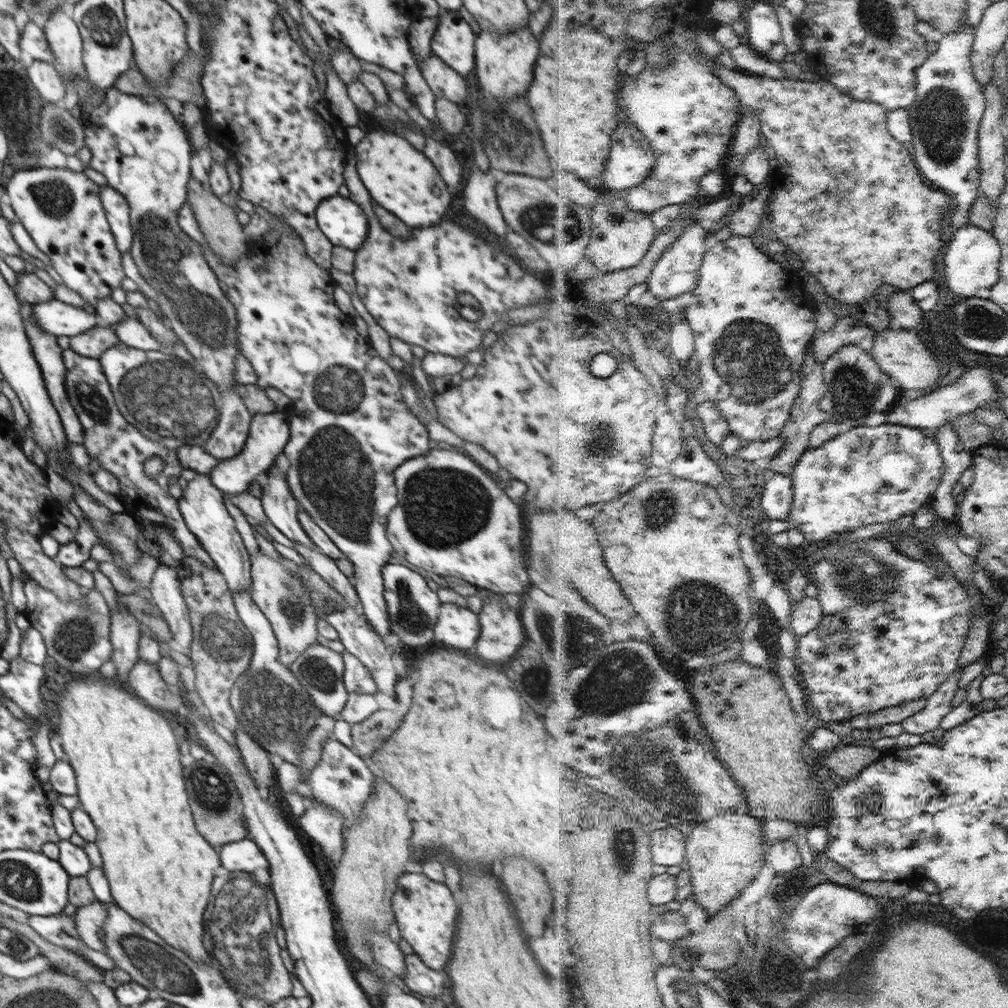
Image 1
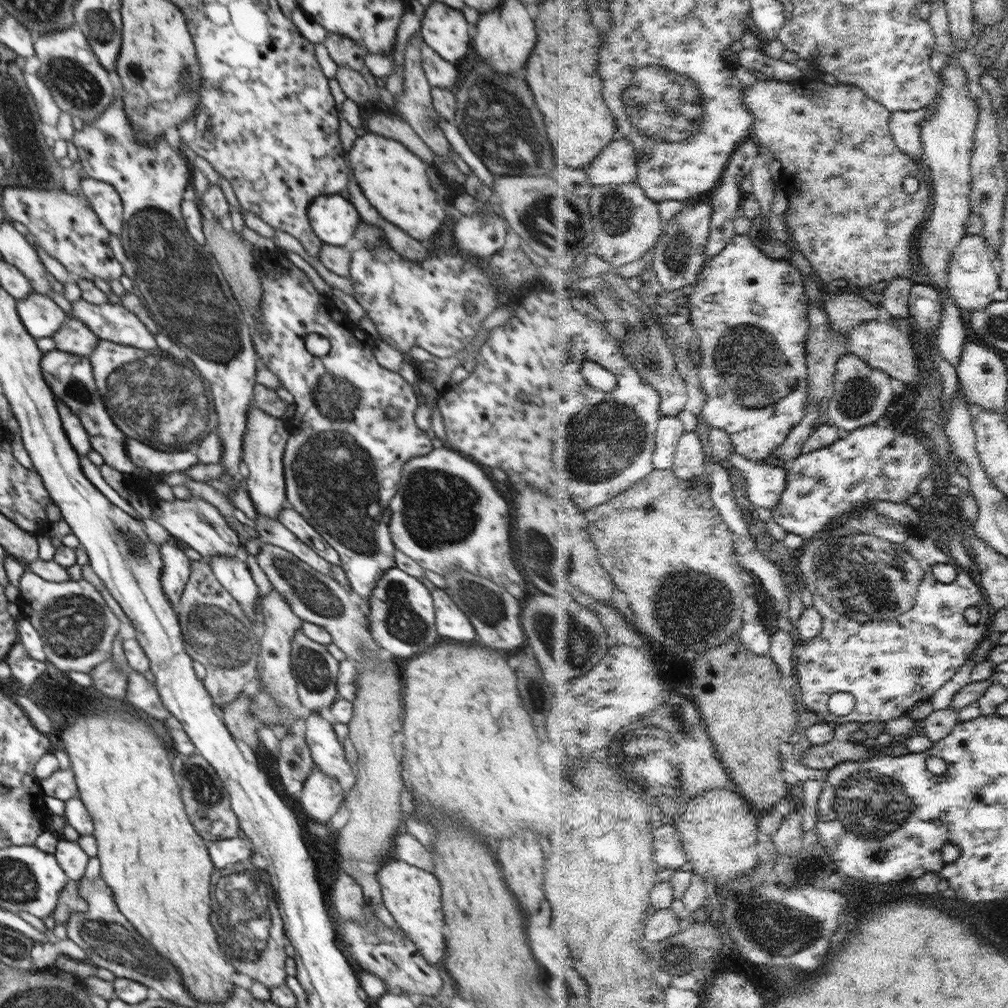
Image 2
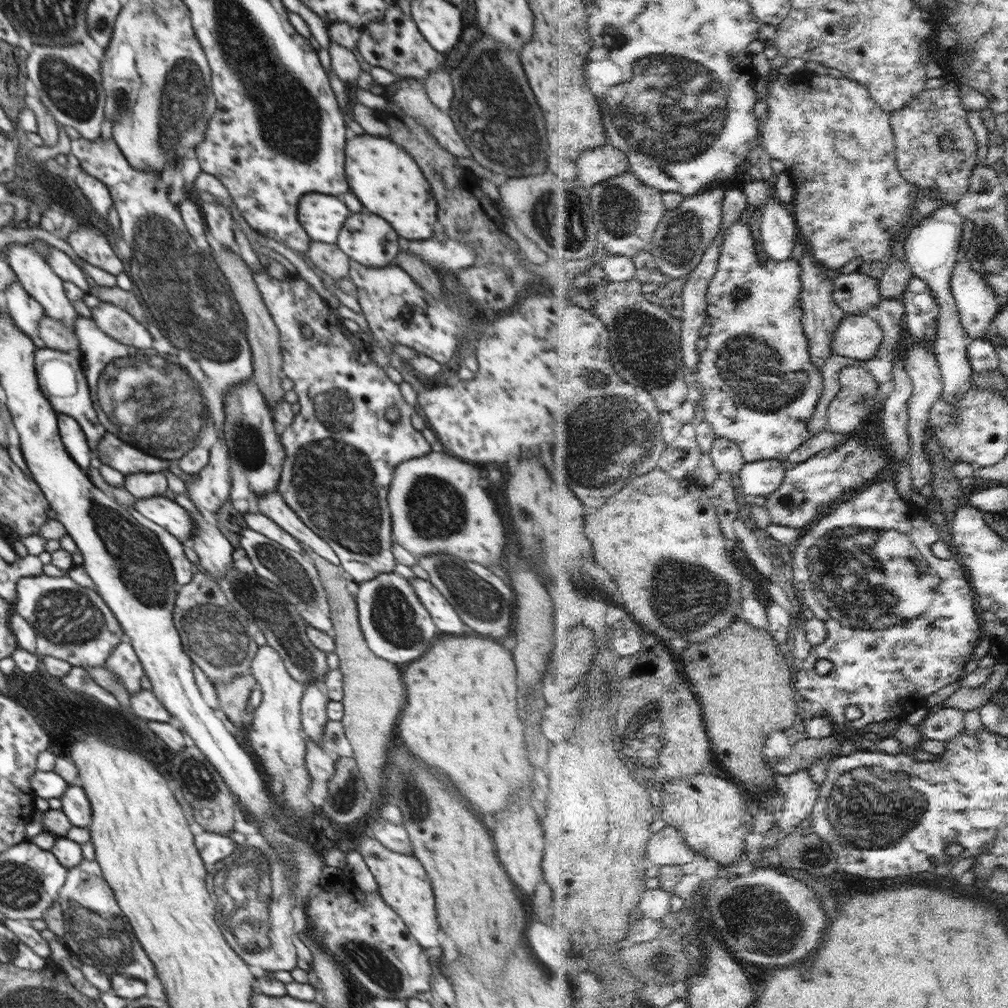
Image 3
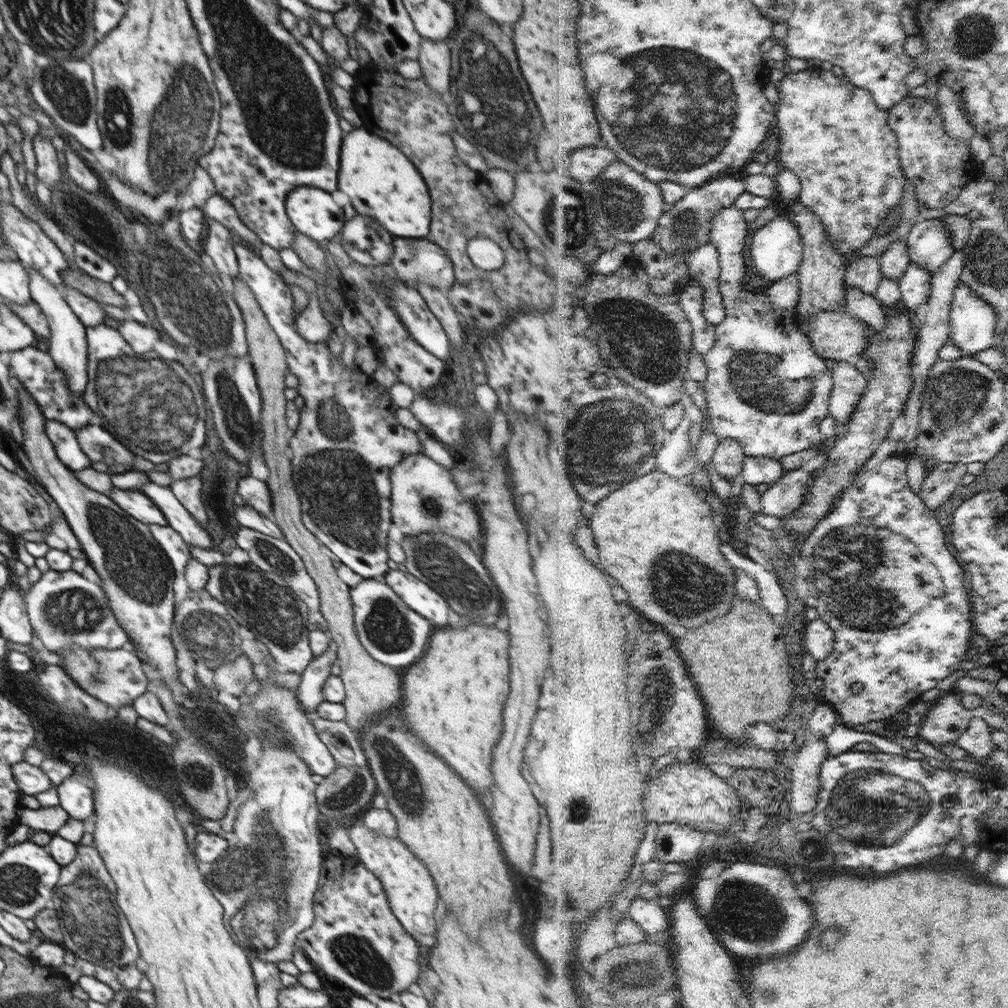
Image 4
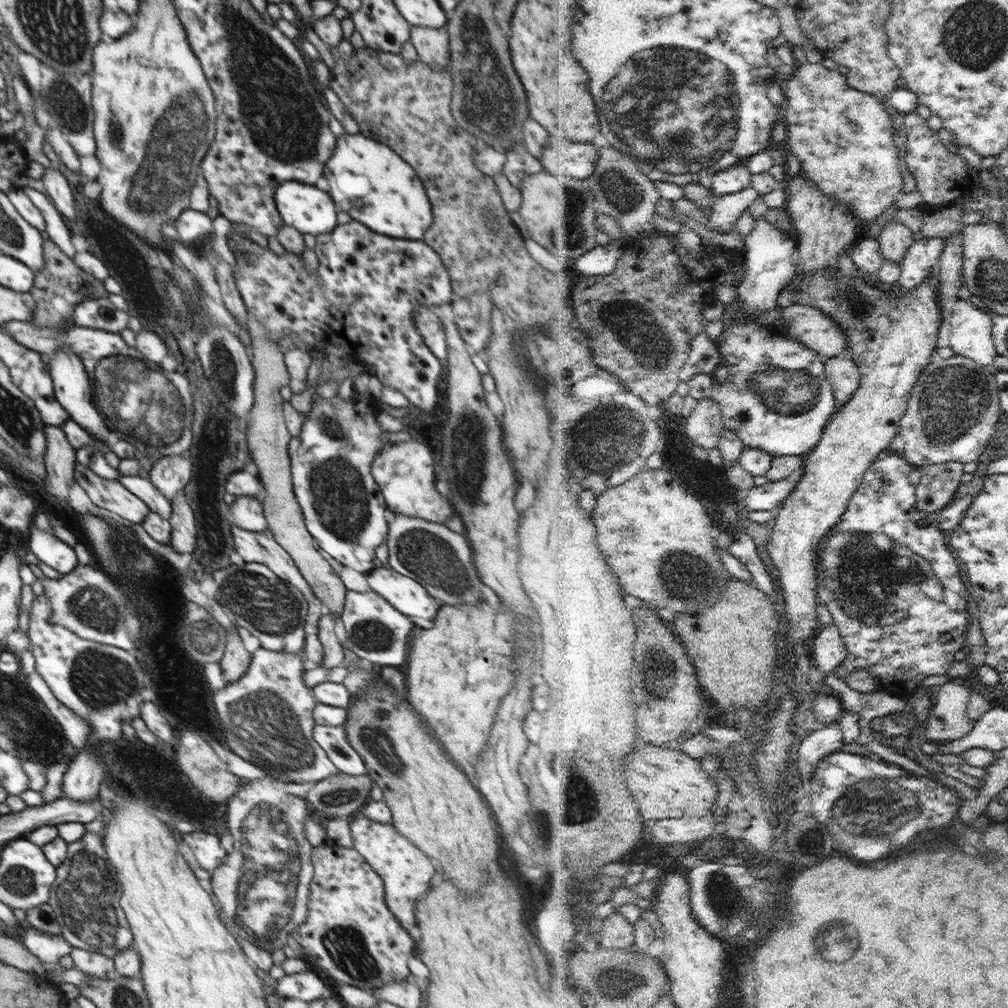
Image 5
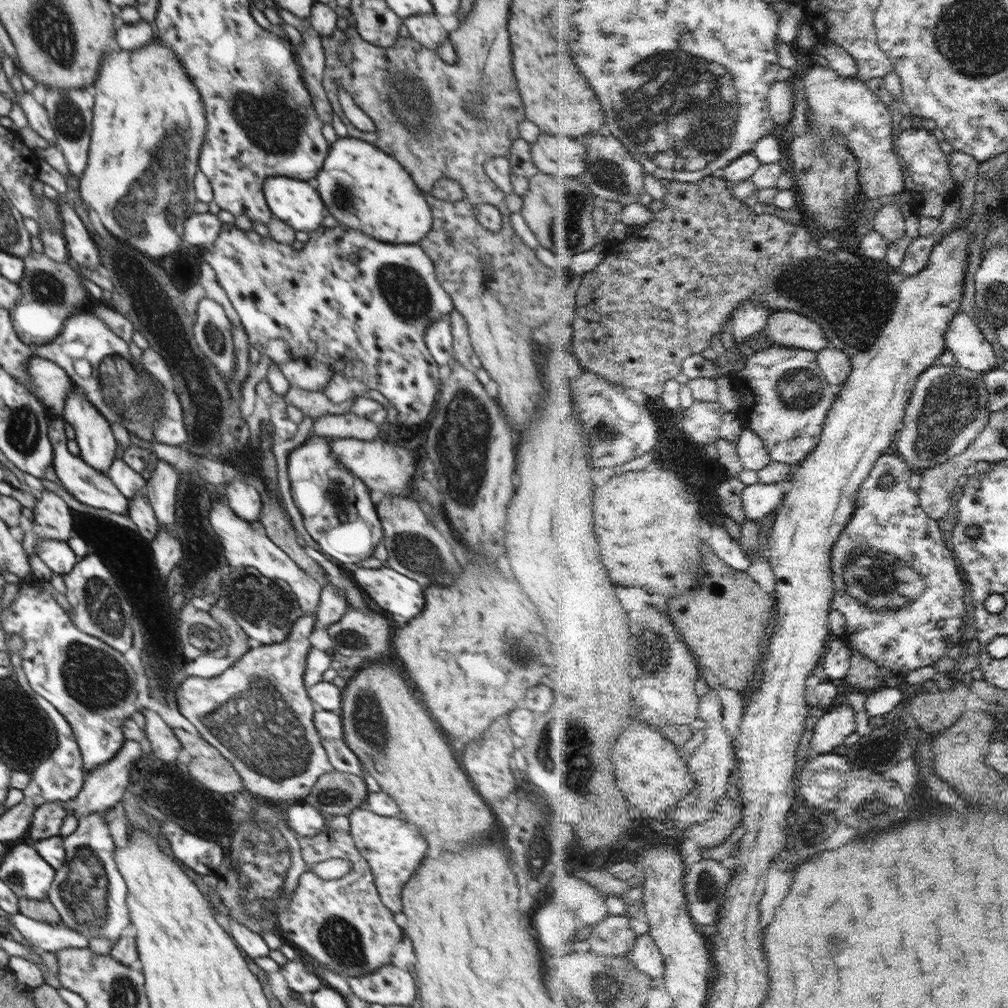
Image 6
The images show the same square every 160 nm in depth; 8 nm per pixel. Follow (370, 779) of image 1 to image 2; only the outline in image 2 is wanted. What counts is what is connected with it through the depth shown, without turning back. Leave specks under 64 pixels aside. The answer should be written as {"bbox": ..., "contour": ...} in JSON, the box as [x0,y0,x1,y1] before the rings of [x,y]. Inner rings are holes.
{"bbox":[305,712,352,781],"contour":[[[306,712],[305,722],[305,741],[311,750],[311,757],[315,762],[315,766],[330,778],[335,778],[335,780],[338,781],[340,781],[344,775],[350,774],[352,772],[352,767],[347,761],[347,754],[336,736],[333,725],[328,720],[324,719],[318,712]]]}

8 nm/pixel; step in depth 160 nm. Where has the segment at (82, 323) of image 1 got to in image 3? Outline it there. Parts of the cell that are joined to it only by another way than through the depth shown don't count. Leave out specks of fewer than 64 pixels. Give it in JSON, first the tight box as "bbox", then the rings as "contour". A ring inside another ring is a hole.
{"bbox":[3,280,45,344],"contour":[[[15,280],[3,290],[6,294],[6,308],[15,325],[26,334],[33,344],[38,340],[39,322],[45,317],[42,305],[24,290],[20,281]]]}

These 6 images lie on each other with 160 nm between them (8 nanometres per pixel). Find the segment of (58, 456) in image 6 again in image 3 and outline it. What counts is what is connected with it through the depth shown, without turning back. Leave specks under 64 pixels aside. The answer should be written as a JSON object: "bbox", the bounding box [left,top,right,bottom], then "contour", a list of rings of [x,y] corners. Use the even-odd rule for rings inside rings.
{"bbox":[134,495,195,542],"contour":[[[163,495],[150,498],[136,498],[134,507],[143,518],[154,522],[155,526],[164,528],[169,534],[182,542],[188,541],[195,530],[191,514],[180,503]]]}

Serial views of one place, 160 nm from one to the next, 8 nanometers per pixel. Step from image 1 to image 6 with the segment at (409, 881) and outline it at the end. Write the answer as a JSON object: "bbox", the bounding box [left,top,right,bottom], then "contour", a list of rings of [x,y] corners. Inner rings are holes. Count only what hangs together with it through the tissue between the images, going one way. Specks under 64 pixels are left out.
{"bbox":[348,805,428,912],"contour":[[[364,805],[354,809],[348,818],[349,833],[362,858],[365,858],[370,865],[381,901],[392,912],[403,912],[401,894],[405,884],[410,880],[410,876],[417,871],[425,858],[428,848],[425,837],[414,825],[410,825],[400,816],[380,816]]]}

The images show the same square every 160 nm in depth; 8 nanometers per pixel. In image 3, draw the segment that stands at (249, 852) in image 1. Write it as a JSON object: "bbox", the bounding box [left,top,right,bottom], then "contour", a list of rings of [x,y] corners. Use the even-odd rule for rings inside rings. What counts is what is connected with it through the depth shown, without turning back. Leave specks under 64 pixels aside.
{"bbox":[194,830,238,868],"contour":[[[196,830],[194,836],[203,863],[208,868],[219,867],[221,860],[228,858],[238,846],[228,835]]]}

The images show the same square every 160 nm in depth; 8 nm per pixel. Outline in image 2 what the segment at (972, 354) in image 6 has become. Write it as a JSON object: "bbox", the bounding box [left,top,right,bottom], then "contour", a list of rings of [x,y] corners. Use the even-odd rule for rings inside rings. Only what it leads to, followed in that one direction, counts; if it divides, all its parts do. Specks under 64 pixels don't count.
{"bbox":[949,235,1000,313],"contour":[[[966,235],[954,253],[949,271],[951,296],[967,313],[988,308],[994,302],[994,294],[999,287],[1000,265],[998,255],[991,249],[986,236]]]}

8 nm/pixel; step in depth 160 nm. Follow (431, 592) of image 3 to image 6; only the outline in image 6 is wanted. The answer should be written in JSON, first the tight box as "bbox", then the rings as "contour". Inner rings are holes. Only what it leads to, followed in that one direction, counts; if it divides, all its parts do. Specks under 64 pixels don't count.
{"bbox":[353,568,424,623],"contour":[[[353,568],[356,584],[369,602],[399,623],[416,618],[424,608],[424,588],[390,569]]]}

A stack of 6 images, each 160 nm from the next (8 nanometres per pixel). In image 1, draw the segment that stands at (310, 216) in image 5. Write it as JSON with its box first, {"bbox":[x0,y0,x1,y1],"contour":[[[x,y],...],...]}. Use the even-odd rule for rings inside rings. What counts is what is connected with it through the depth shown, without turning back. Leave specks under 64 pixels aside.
{"bbox":[315,195,368,251],"contour":[[[337,195],[322,201],[315,217],[320,230],[333,245],[355,251],[366,240],[368,218],[349,198]]]}

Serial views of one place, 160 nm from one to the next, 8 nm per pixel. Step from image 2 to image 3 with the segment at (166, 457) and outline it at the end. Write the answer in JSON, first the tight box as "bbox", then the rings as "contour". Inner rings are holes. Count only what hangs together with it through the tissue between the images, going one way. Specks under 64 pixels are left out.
{"bbox":[94,432,173,474],"contour":[[[107,432],[100,440],[94,456],[103,464],[108,464],[122,472],[122,474],[136,474],[140,472],[160,473],[173,463],[166,459],[149,455],[137,447],[122,441],[113,433]]]}

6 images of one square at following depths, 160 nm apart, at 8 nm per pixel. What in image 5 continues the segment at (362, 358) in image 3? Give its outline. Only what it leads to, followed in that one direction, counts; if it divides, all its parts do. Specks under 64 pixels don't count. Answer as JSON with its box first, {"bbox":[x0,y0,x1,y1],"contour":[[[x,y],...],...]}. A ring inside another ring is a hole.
{"bbox":[289,392,391,576],"contour":[[[354,392],[347,400],[337,396],[330,399],[318,396],[304,417],[300,434],[291,437],[289,442],[293,489],[309,534],[316,539],[320,549],[344,567],[350,567],[365,576],[375,570],[376,548],[386,542],[389,530],[386,501],[372,474],[372,467],[379,450],[391,442],[382,438],[384,430],[369,412],[376,406],[375,401],[366,402],[358,392]]]}

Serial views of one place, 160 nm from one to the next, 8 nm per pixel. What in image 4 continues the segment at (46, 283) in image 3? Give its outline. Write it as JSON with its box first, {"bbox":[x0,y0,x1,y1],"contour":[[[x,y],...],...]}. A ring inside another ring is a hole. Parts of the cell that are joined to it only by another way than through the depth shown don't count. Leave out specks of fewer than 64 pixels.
{"bbox":[28,267,88,400],"contour":[[[28,267],[29,291],[31,300],[34,301],[44,313],[49,324],[50,337],[47,341],[46,350],[52,355],[54,362],[61,368],[67,376],[69,389],[79,399],[83,400],[83,392],[88,382],[88,373],[86,370],[87,357],[87,337],[86,327],[82,324],[79,316],[68,306],[63,299],[62,291],[59,286],[52,284],[45,276],[42,276],[34,267]]]}

